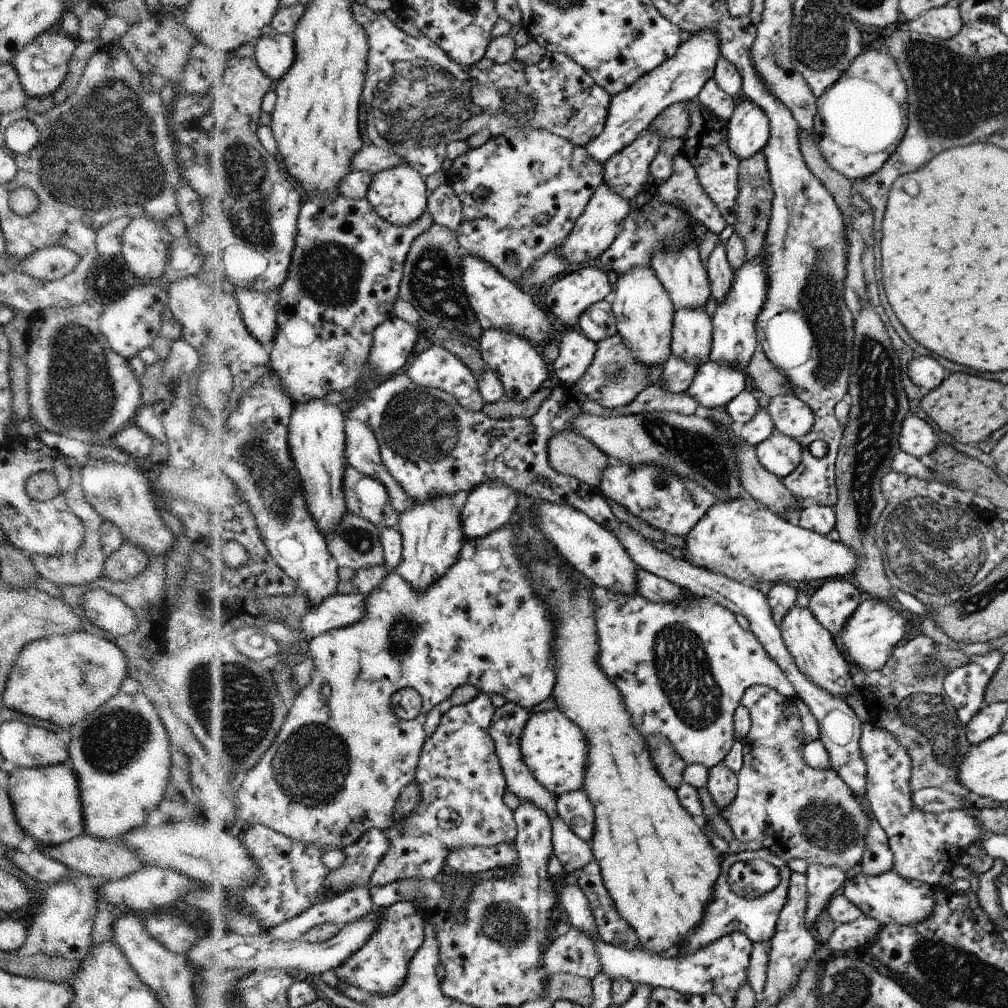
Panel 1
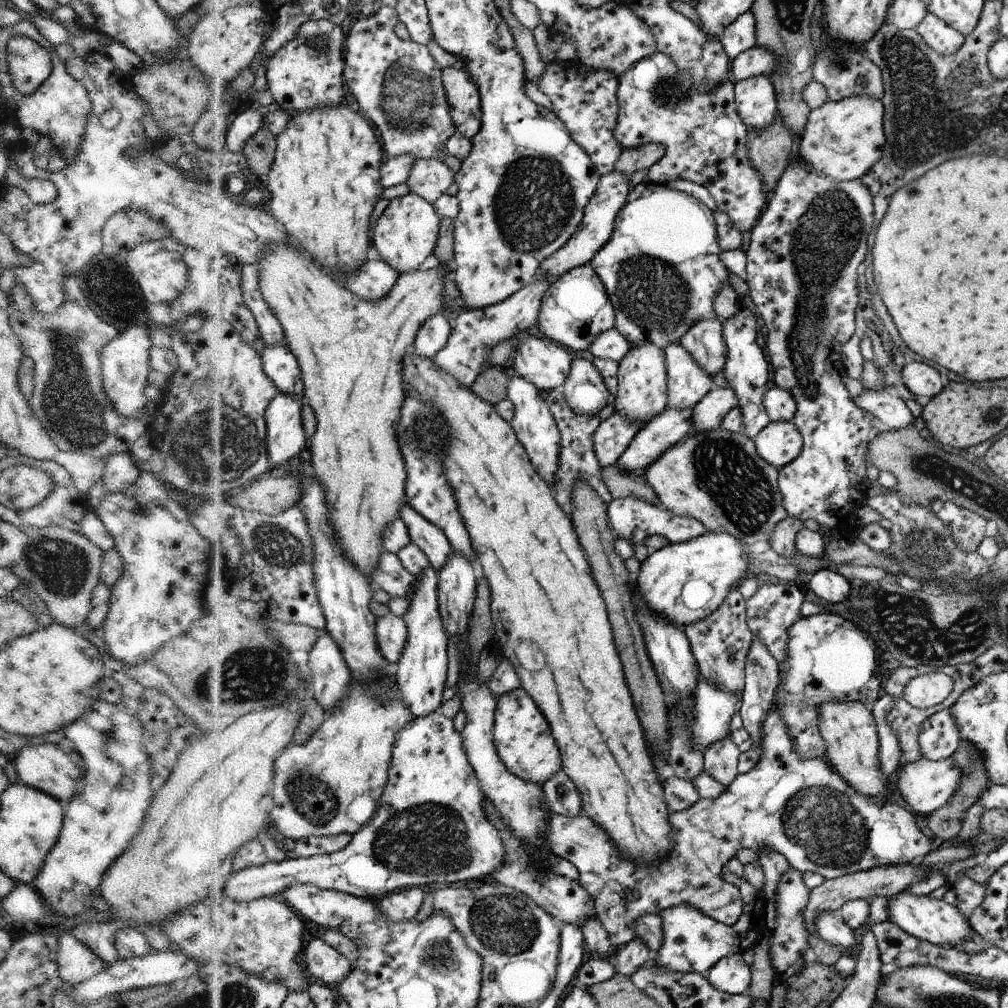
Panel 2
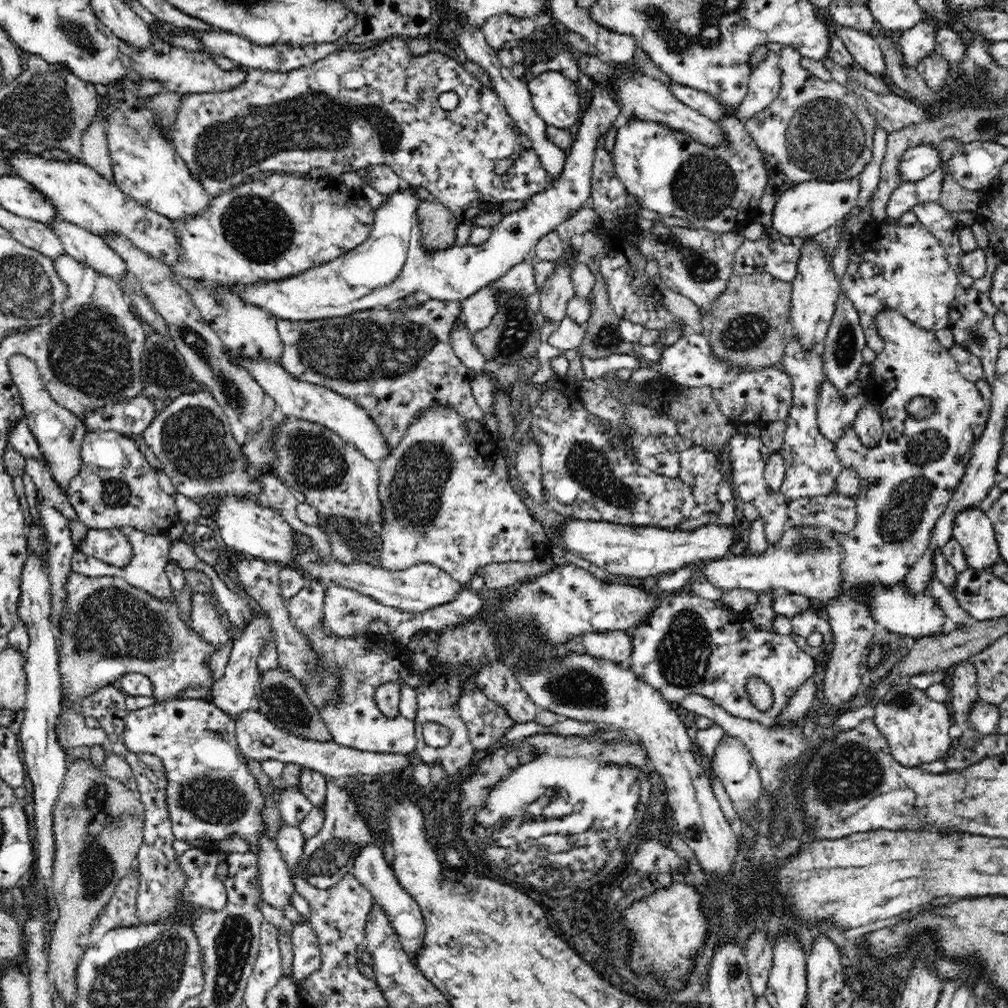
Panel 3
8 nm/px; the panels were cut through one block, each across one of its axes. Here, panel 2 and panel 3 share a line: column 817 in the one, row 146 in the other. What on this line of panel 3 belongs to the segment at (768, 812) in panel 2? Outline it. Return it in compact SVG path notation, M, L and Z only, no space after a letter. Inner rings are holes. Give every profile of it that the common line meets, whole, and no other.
M782 45L779 52L781 87L772 104L752 118L743 121L759 149L774 156L778 167L792 182L803 183L809 180L832 182L858 177L872 160L873 136L876 128L874 116L862 101L847 87L836 82L820 80L802 67L801 52L790 45Z

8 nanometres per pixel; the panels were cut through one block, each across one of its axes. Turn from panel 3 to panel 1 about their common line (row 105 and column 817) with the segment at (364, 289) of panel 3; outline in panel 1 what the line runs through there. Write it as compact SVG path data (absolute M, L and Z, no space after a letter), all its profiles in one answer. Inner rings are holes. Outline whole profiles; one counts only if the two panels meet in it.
M849 578L828 579L809 596L809 609L835 636L864 599L862 590Z

